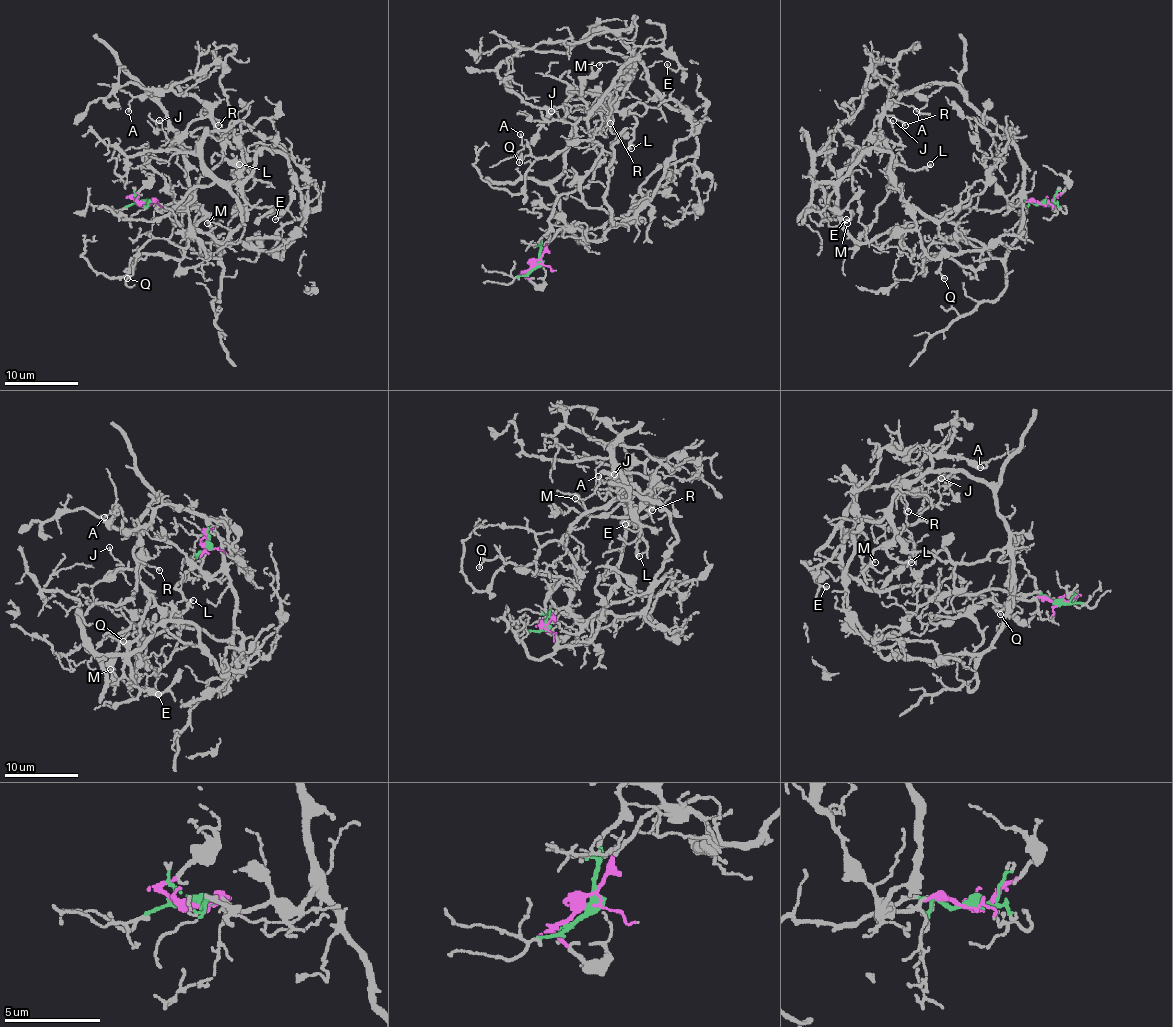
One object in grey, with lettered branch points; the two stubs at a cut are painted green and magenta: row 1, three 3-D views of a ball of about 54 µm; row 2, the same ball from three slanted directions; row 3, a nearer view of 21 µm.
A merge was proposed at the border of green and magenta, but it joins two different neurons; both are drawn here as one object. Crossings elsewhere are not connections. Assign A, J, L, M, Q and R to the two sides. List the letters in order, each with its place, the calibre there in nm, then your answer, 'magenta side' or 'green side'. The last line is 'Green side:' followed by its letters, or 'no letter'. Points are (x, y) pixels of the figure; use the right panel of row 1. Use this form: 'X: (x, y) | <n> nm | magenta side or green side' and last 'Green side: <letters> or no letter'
A: (916, 111) | 120 nm | magenta side
J: (893, 120) | 120 nm | magenta side
L: (930, 164) | 140 nm | magenta side
M: (847, 223) | 110 nm | green side
Q: (944, 278) | 120 nm | green side
R: (905, 125) | 120 nm | magenta side
Green side: M, Q

